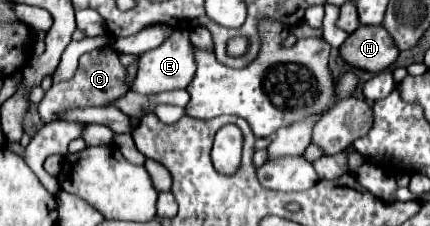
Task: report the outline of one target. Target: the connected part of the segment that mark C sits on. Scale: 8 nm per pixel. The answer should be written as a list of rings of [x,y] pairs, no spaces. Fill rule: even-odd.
[[[103,47],[91,53],[85,53],[79,59],[79,69],[75,71],[75,77],[69,81],[61,81],[61,83],[53,83],[41,103],[39,103],[39,115],[43,123],[53,121],[53,117],[69,107],[103,107],[107,103],[111,103],[113,99],[121,97],[123,93],[127,93],[127,85],[125,85],[125,67],[119,63],[117,59],[117,51],[113,47]]]

